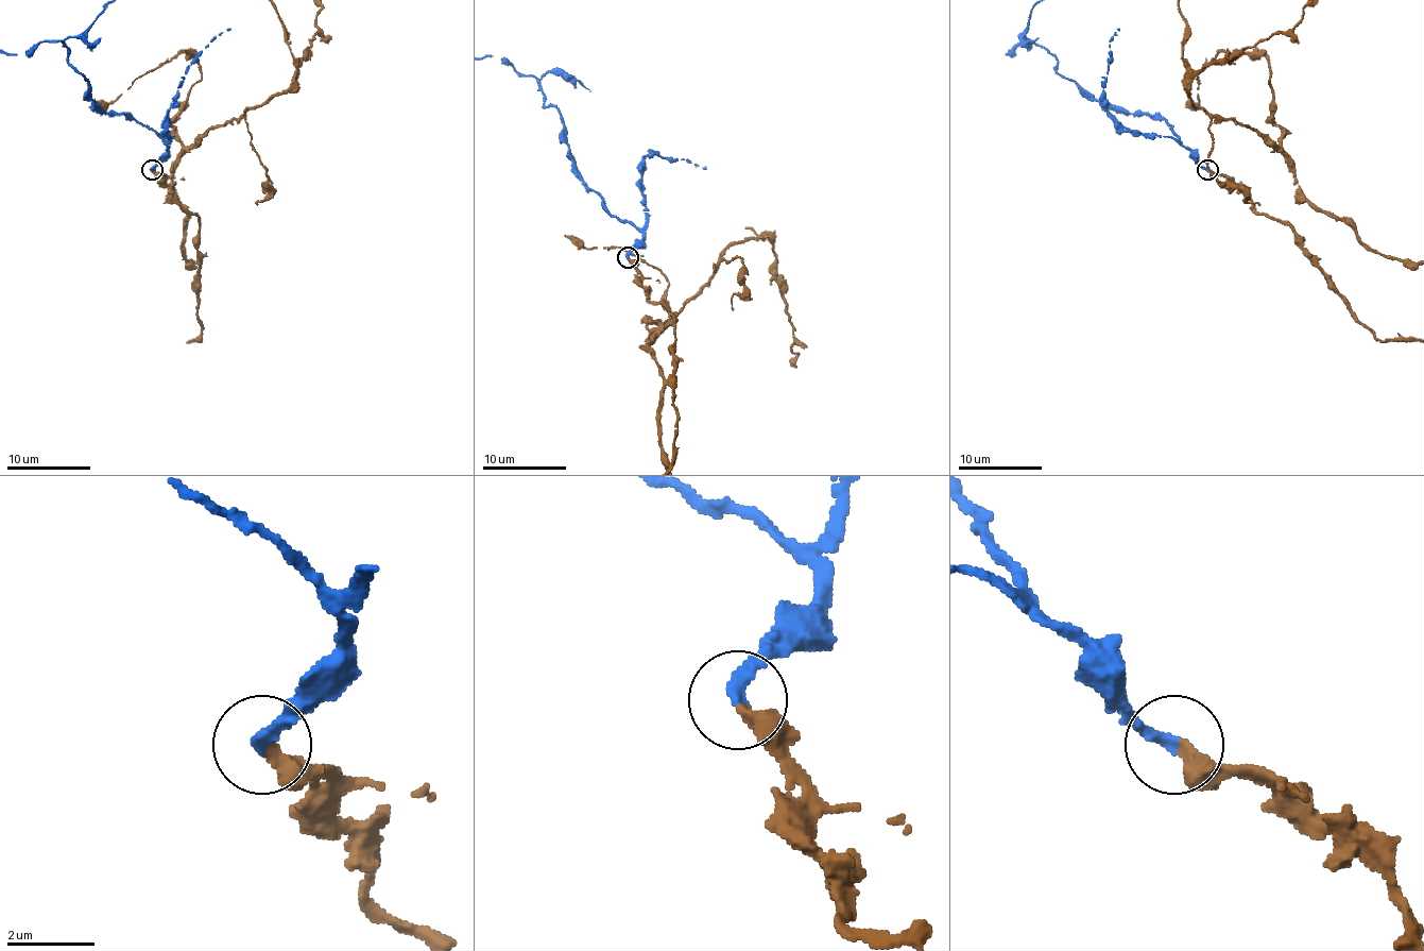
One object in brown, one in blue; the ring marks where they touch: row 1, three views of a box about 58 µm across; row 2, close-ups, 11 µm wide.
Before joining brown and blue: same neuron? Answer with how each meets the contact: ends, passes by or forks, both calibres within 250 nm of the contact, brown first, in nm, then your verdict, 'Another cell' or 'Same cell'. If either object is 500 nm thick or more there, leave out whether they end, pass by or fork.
At the ring brown ends. At the ring blue ends. Thickness 320 nm (brown) against 280 nm. Same cell

